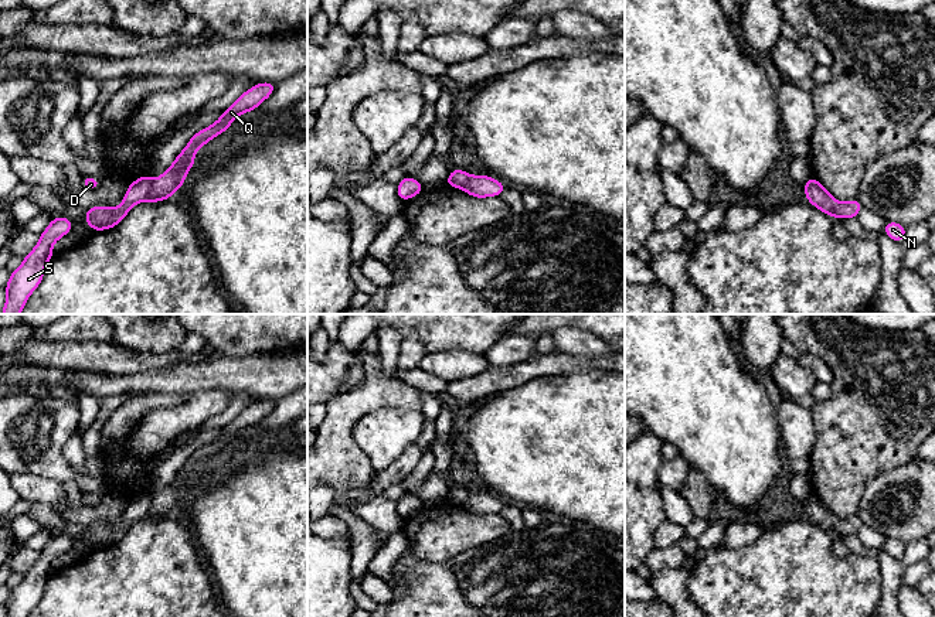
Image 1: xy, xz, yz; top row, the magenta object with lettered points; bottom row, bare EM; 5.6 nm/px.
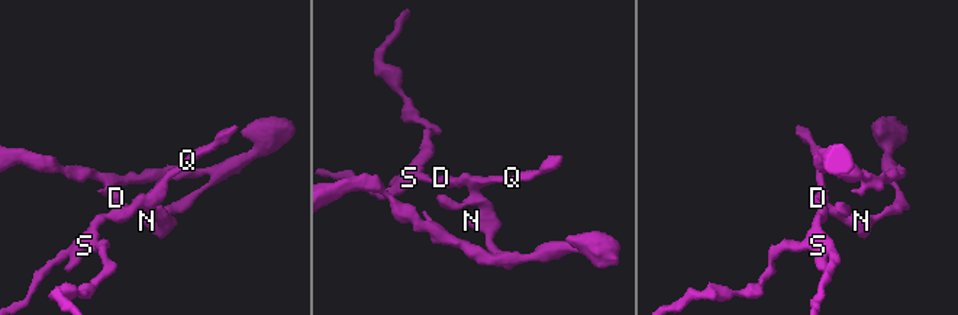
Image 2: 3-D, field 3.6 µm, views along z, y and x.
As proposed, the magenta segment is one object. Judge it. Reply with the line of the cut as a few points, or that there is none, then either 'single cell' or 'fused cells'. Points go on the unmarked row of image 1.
cut in xy along (152, 497), (146, 517); fused cells

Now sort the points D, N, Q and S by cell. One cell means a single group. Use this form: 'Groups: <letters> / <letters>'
Groups: D S / N Q

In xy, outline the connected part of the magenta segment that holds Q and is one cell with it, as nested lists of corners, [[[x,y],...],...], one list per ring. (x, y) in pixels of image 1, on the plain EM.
[[[275,399],[254,402],[224,427],[215,440],[193,451],[187,463],[176,474],[174,480],[160,494],[152,497],[147,518],[159,519],[169,517],[176,507],[187,498],[186,490],[194,484],[197,467],[224,450],[238,432],[249,430],[252,426],[259,425],[261,420],[273,410],[275,403]]]

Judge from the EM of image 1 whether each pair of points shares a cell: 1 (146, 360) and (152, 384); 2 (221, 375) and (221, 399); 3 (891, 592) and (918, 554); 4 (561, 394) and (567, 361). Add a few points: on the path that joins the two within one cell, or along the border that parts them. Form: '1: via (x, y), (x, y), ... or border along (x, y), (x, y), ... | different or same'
1: border along (182, 362), (160, 370), (119, 374), (116, 377) | different
2: border along (234, 394), (225, 389), (199, 389), (189, 395) | different
3: via (891, 582), (891, 576), (908, 559) | same
4: border along (597, 367), (573, 372), (544, 374), (531, 379) | different

